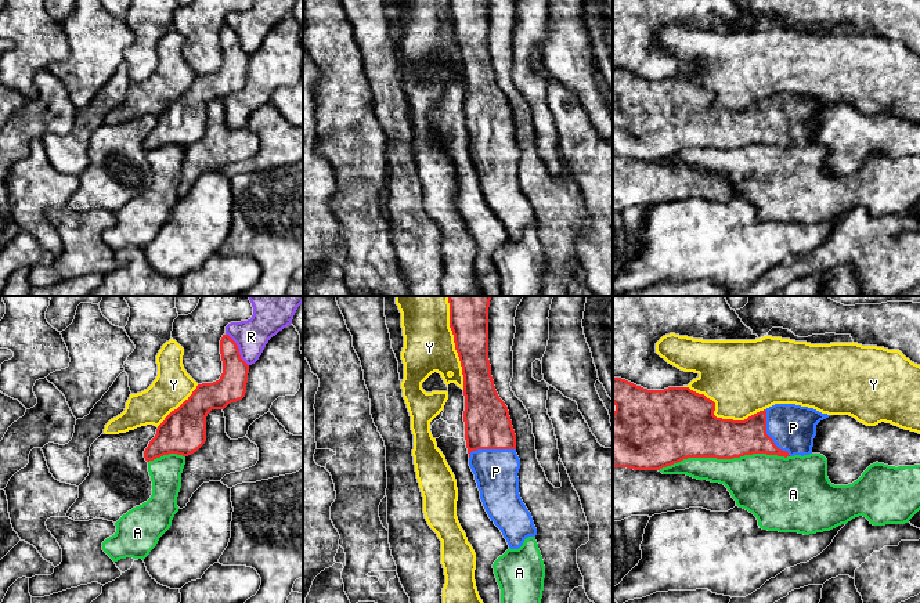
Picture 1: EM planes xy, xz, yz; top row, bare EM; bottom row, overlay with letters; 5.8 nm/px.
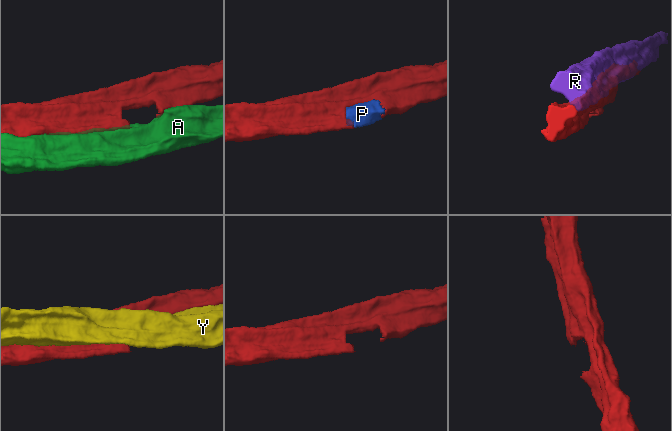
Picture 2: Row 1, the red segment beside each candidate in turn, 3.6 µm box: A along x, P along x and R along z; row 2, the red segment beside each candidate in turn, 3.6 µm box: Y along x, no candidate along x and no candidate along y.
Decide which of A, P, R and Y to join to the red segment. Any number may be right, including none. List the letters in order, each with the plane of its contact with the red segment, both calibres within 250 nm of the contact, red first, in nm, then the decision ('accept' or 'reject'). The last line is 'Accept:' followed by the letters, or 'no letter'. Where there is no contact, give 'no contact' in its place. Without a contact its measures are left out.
A: yz | 320/340 nm | reject
P: yz | 240/280 nm | accept
R: xy | 170/190 nm | reject
Y: yz | 420/400 nm | reject
Accept: P

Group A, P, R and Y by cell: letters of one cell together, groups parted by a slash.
A / P / R / Y

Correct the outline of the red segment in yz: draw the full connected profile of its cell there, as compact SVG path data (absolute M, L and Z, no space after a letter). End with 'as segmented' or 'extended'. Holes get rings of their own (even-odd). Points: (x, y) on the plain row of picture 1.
M613 66L613 158L660 160L688 148L812 144L816 115L831 106L775 94L744 111L714 105L715 93L689 77L647 80Z; extended

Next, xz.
M450 0L465 86L465 130L480 189L510 239L537 225L519 184L520 149L508 97L499 89L488 50L488 0Z; extended

